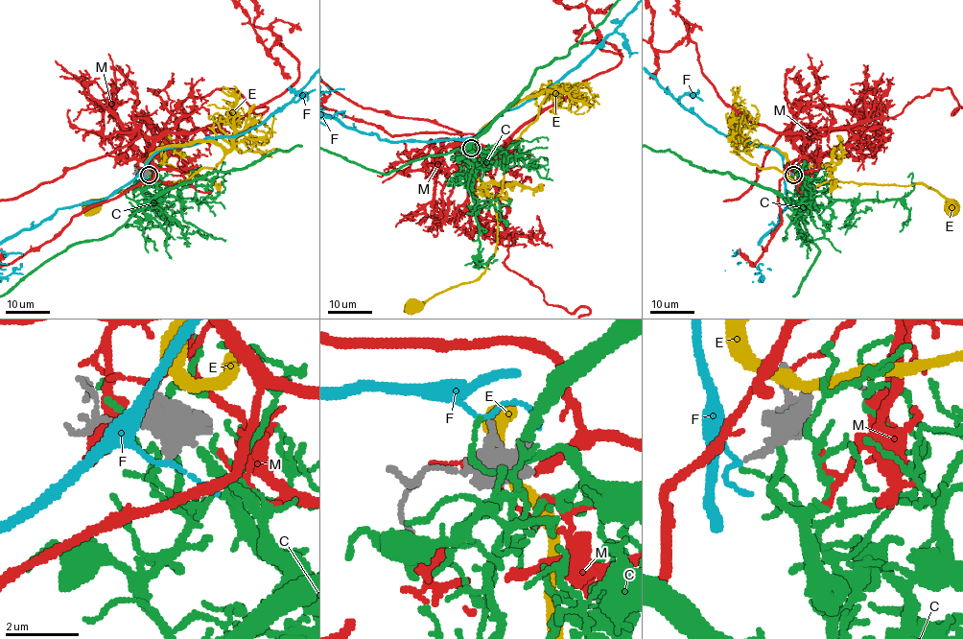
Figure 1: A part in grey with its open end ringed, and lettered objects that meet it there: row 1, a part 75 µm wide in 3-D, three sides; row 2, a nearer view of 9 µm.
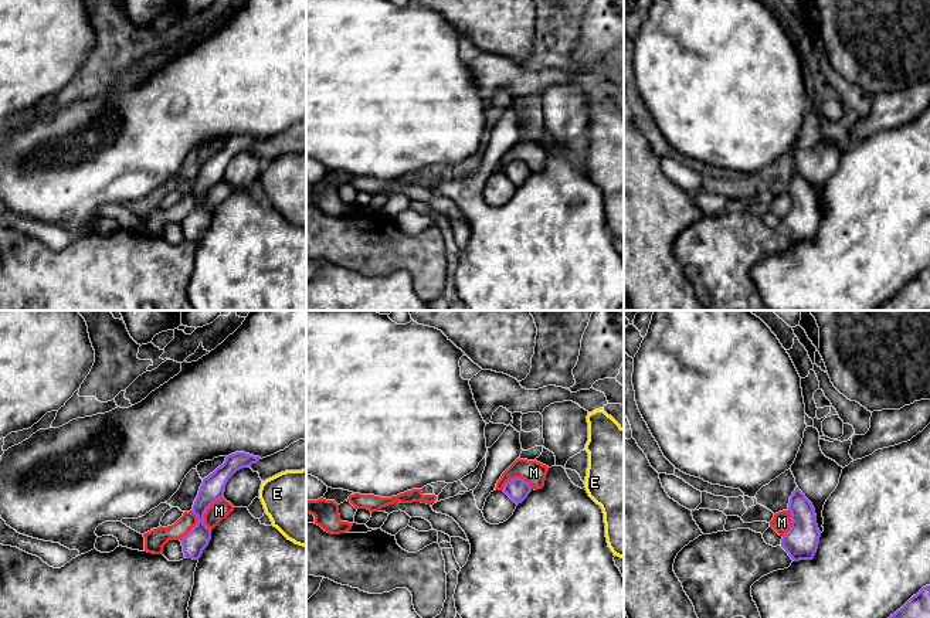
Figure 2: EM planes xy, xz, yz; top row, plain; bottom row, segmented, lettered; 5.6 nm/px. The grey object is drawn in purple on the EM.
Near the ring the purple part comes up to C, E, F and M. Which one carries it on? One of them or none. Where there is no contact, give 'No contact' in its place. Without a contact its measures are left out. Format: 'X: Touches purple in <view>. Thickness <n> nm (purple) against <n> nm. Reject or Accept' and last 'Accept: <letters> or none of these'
C: No contact. Accept
E: No contact. Reject
F: No contact. Reject
M: Touches purple in xy. Thickness 140 nm (purple) against 110 nm. Reject
Accept: C

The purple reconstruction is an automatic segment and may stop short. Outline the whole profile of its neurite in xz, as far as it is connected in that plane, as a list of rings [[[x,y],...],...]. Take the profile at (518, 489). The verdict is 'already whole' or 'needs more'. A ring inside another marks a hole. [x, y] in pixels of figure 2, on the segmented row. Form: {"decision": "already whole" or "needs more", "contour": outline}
{"decision": "already whole", "contour": [[[513,478],[505,483],[503,492],[516,503],[522,503],[532,492],[530,485],[522,478]]]}

